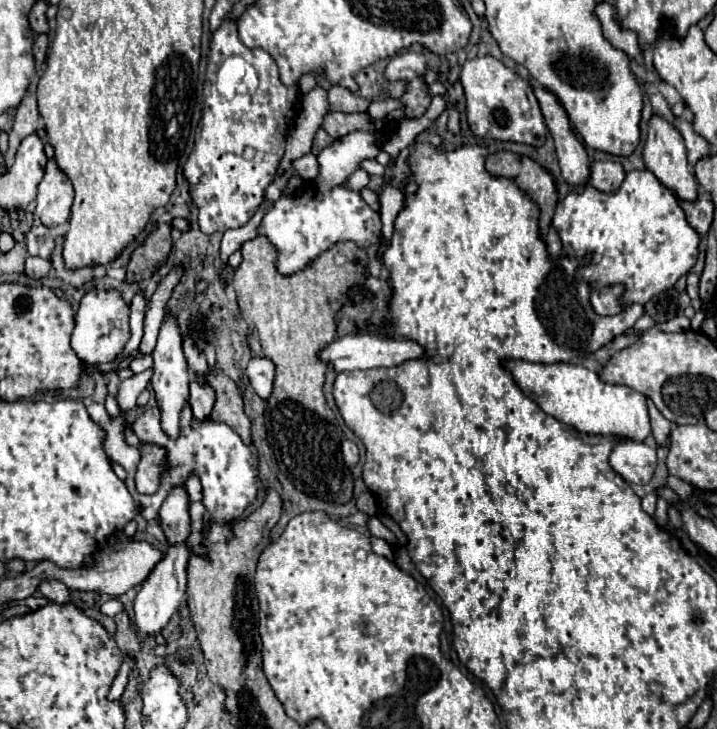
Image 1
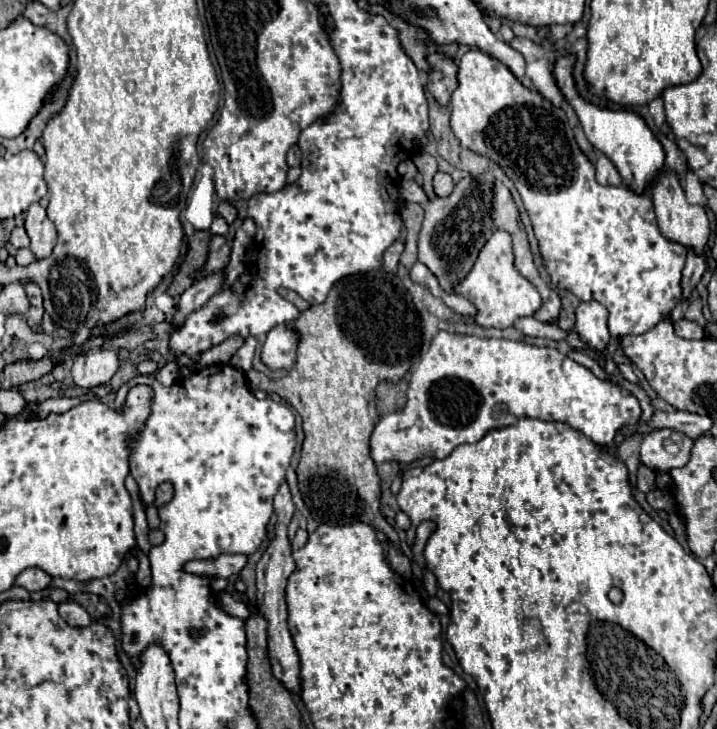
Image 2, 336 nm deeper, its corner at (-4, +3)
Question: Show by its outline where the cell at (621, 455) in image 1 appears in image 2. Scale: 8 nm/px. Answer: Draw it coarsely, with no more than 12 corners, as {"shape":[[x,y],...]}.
{"shape":[[674,429],[650,431],[640,447],[640,461],[654,471],[684,467],[692,439],[682,435],[678,453],[664,443]]}

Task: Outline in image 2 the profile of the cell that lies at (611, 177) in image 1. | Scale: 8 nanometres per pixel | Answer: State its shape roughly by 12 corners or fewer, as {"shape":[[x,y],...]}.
{"shape":[[608,157],[596,163],[600,185],[620,185],[622,179]]}

